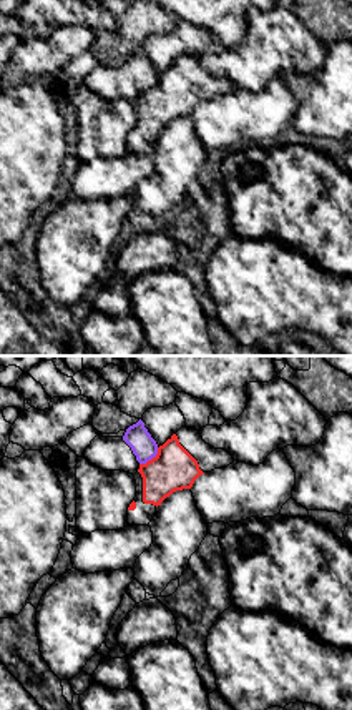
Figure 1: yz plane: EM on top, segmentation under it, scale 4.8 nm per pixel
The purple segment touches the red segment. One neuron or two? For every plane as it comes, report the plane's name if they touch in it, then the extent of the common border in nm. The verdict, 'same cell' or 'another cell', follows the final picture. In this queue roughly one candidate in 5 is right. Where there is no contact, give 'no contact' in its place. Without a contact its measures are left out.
contact in yz; length 130 nm

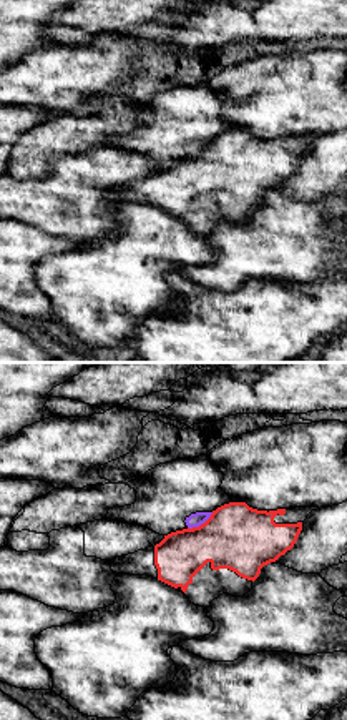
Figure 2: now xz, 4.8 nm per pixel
contact in xz; length 150 nm

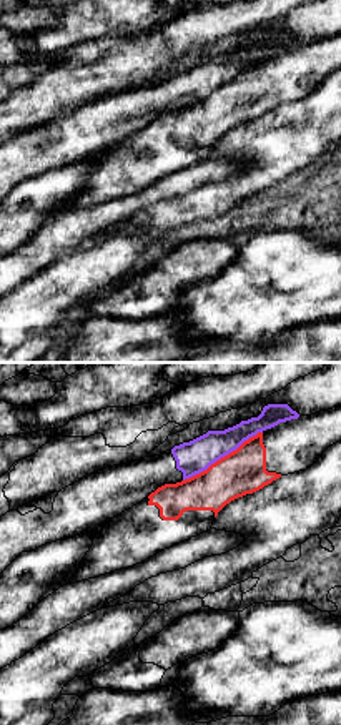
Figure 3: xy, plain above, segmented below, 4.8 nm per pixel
contact in xy; length 460 nm

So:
another cell

